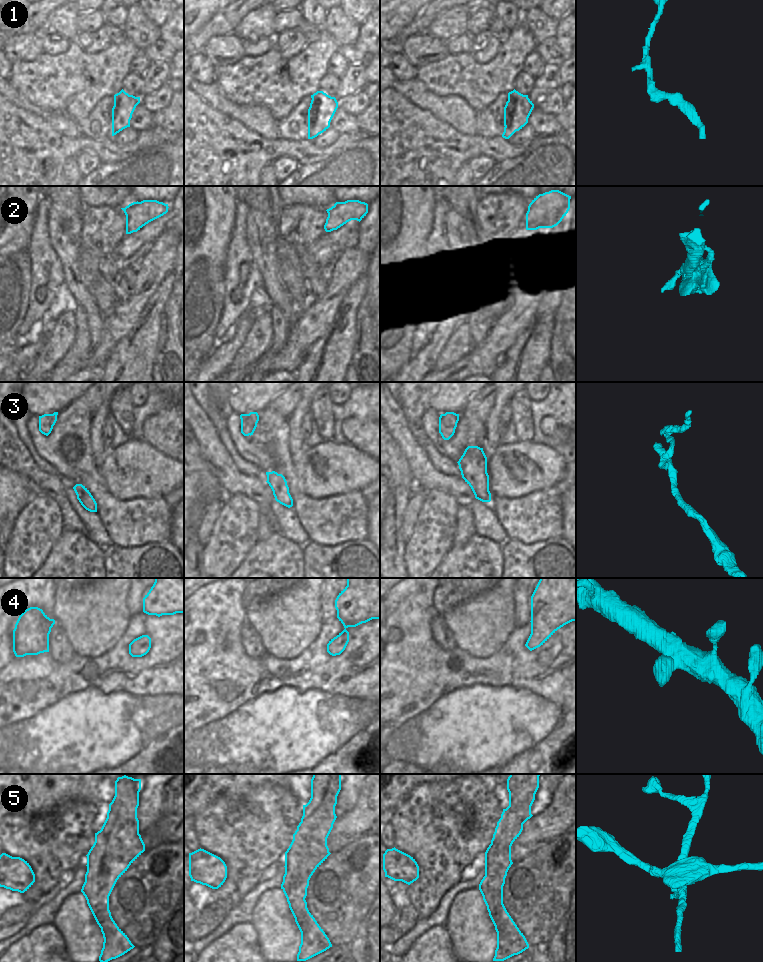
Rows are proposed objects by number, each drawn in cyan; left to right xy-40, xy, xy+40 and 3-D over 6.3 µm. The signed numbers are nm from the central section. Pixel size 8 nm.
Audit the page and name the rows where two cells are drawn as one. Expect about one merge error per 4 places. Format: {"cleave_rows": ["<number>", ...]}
{"cleave_rows": ["3", "5"]}

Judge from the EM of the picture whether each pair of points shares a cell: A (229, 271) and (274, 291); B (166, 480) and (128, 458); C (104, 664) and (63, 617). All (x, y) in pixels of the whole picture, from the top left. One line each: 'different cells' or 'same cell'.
A: different cells
B: same cell
C: different cells

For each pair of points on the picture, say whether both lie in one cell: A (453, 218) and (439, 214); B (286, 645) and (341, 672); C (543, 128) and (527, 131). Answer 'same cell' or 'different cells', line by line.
A: different cells
B: different cells
C: different cells

